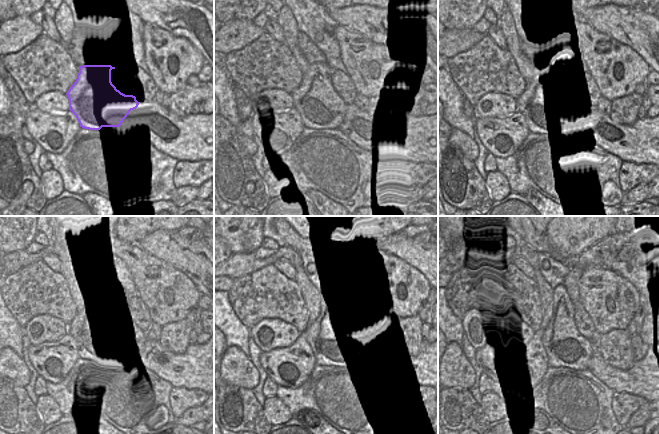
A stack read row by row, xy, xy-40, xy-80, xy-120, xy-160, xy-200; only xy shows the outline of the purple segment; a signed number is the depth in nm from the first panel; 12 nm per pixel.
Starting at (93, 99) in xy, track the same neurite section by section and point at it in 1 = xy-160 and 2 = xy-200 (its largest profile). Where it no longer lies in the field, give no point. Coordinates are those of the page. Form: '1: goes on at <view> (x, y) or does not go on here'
1: goes on at xy-160 (325, 355)
2: goes on at xy-200 (564, 346)

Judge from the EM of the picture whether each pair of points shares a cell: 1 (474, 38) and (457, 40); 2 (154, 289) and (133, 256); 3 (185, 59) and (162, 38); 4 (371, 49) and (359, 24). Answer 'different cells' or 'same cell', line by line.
1: same cell
2: different cells
3: same cell
4: different cells

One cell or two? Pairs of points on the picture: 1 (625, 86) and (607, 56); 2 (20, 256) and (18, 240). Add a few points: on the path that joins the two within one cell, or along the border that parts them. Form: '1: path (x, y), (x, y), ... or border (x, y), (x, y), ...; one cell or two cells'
1: path (620, 79), (607, 66), (607, 63); one cell
2: border (25, 249), (10, 253); two cells

